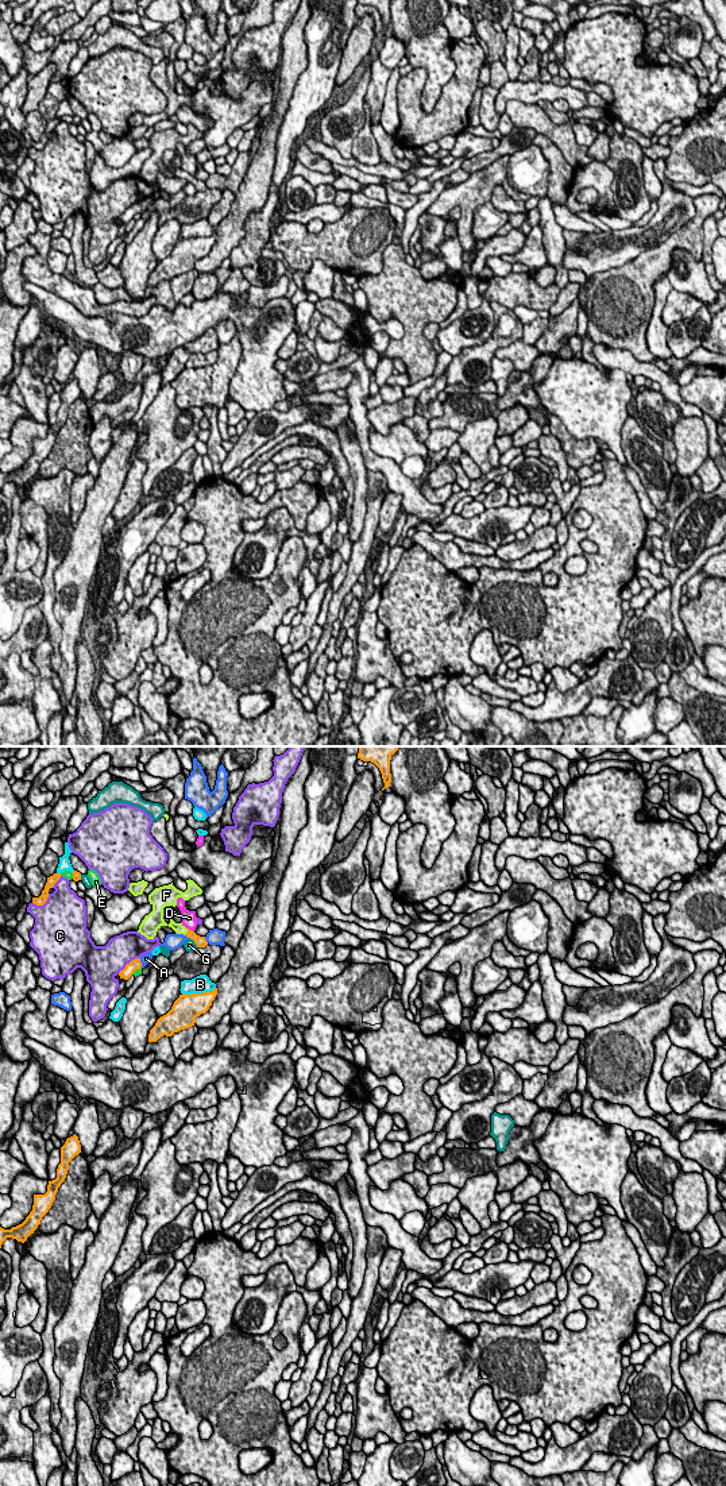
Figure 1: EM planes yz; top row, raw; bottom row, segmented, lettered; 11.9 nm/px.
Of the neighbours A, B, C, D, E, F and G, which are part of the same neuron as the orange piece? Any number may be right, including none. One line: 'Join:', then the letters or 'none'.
Join: F

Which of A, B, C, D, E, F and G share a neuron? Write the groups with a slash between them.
A / B E / C / D / F / G

